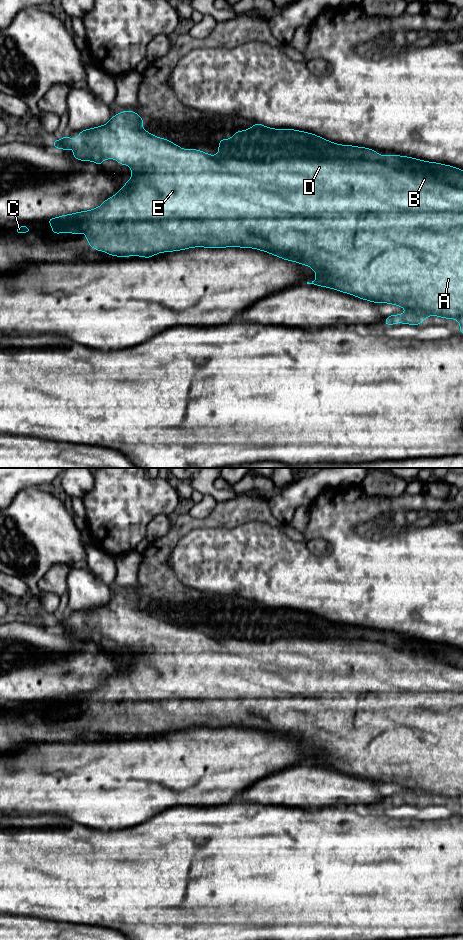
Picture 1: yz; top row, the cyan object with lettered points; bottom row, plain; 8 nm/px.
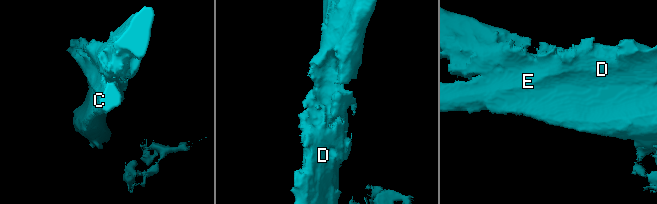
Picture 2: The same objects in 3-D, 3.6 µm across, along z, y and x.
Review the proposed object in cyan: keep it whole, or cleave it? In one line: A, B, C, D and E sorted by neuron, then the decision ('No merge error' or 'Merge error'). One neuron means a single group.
Groups: A B C D E. No merge error

